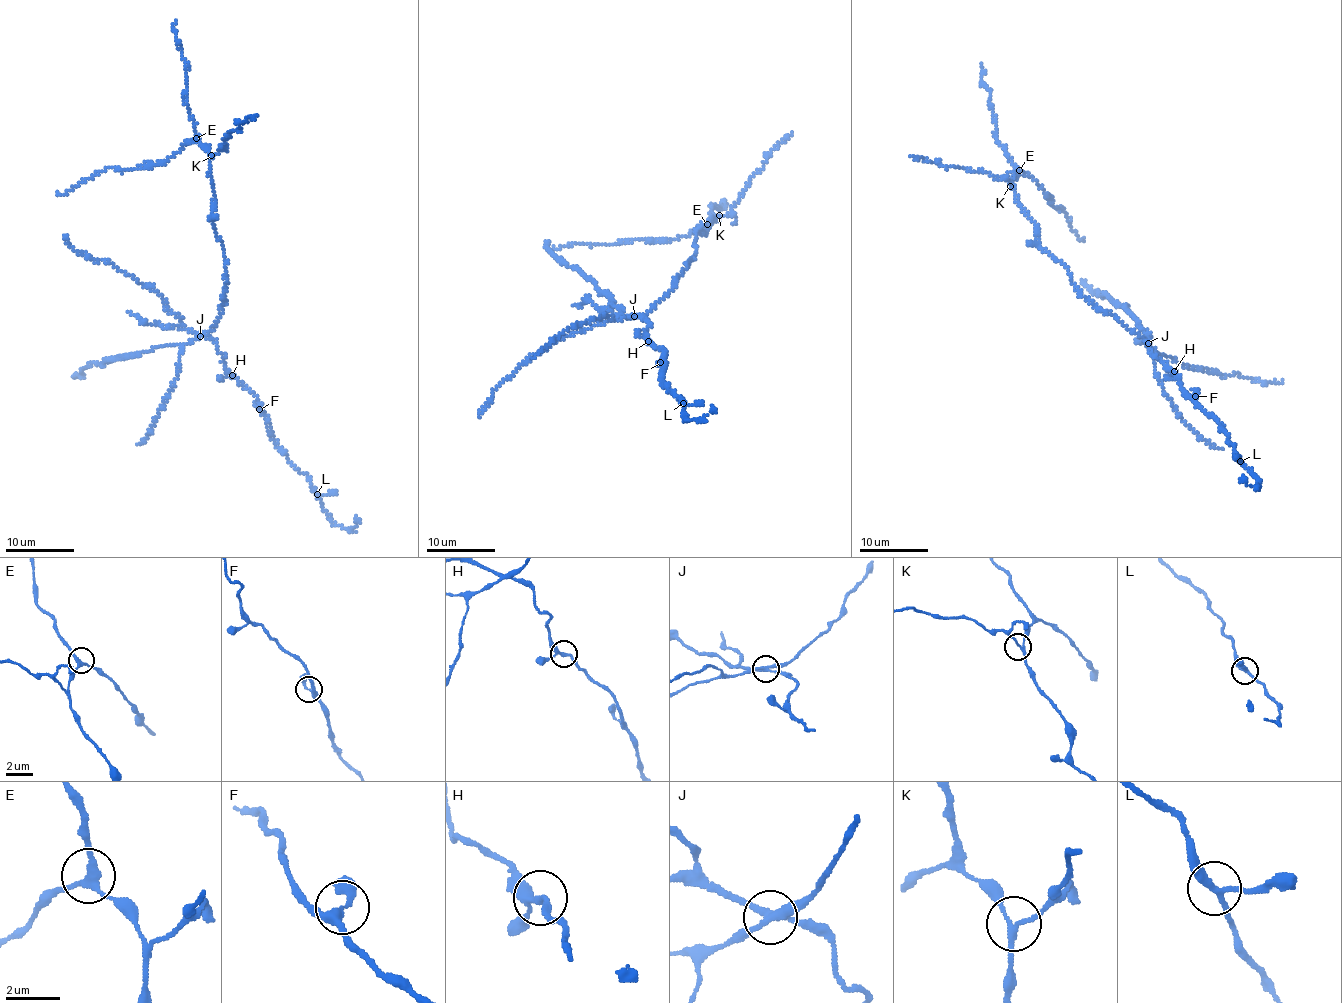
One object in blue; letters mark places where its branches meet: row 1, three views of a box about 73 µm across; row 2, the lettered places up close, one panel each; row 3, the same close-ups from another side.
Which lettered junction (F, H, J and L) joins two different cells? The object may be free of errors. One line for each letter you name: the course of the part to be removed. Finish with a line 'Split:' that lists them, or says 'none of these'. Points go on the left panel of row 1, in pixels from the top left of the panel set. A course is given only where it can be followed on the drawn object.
J: foreign part runs (200, 336), (222, 310), (227, 280), (212, 221), (208, 152), (187, 141), (167, 160), (106, 169), (57, 193)
Split: J

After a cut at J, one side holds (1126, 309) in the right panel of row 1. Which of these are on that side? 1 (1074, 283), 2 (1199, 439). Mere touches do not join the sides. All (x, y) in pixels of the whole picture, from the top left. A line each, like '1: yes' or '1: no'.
1: no
2: no

